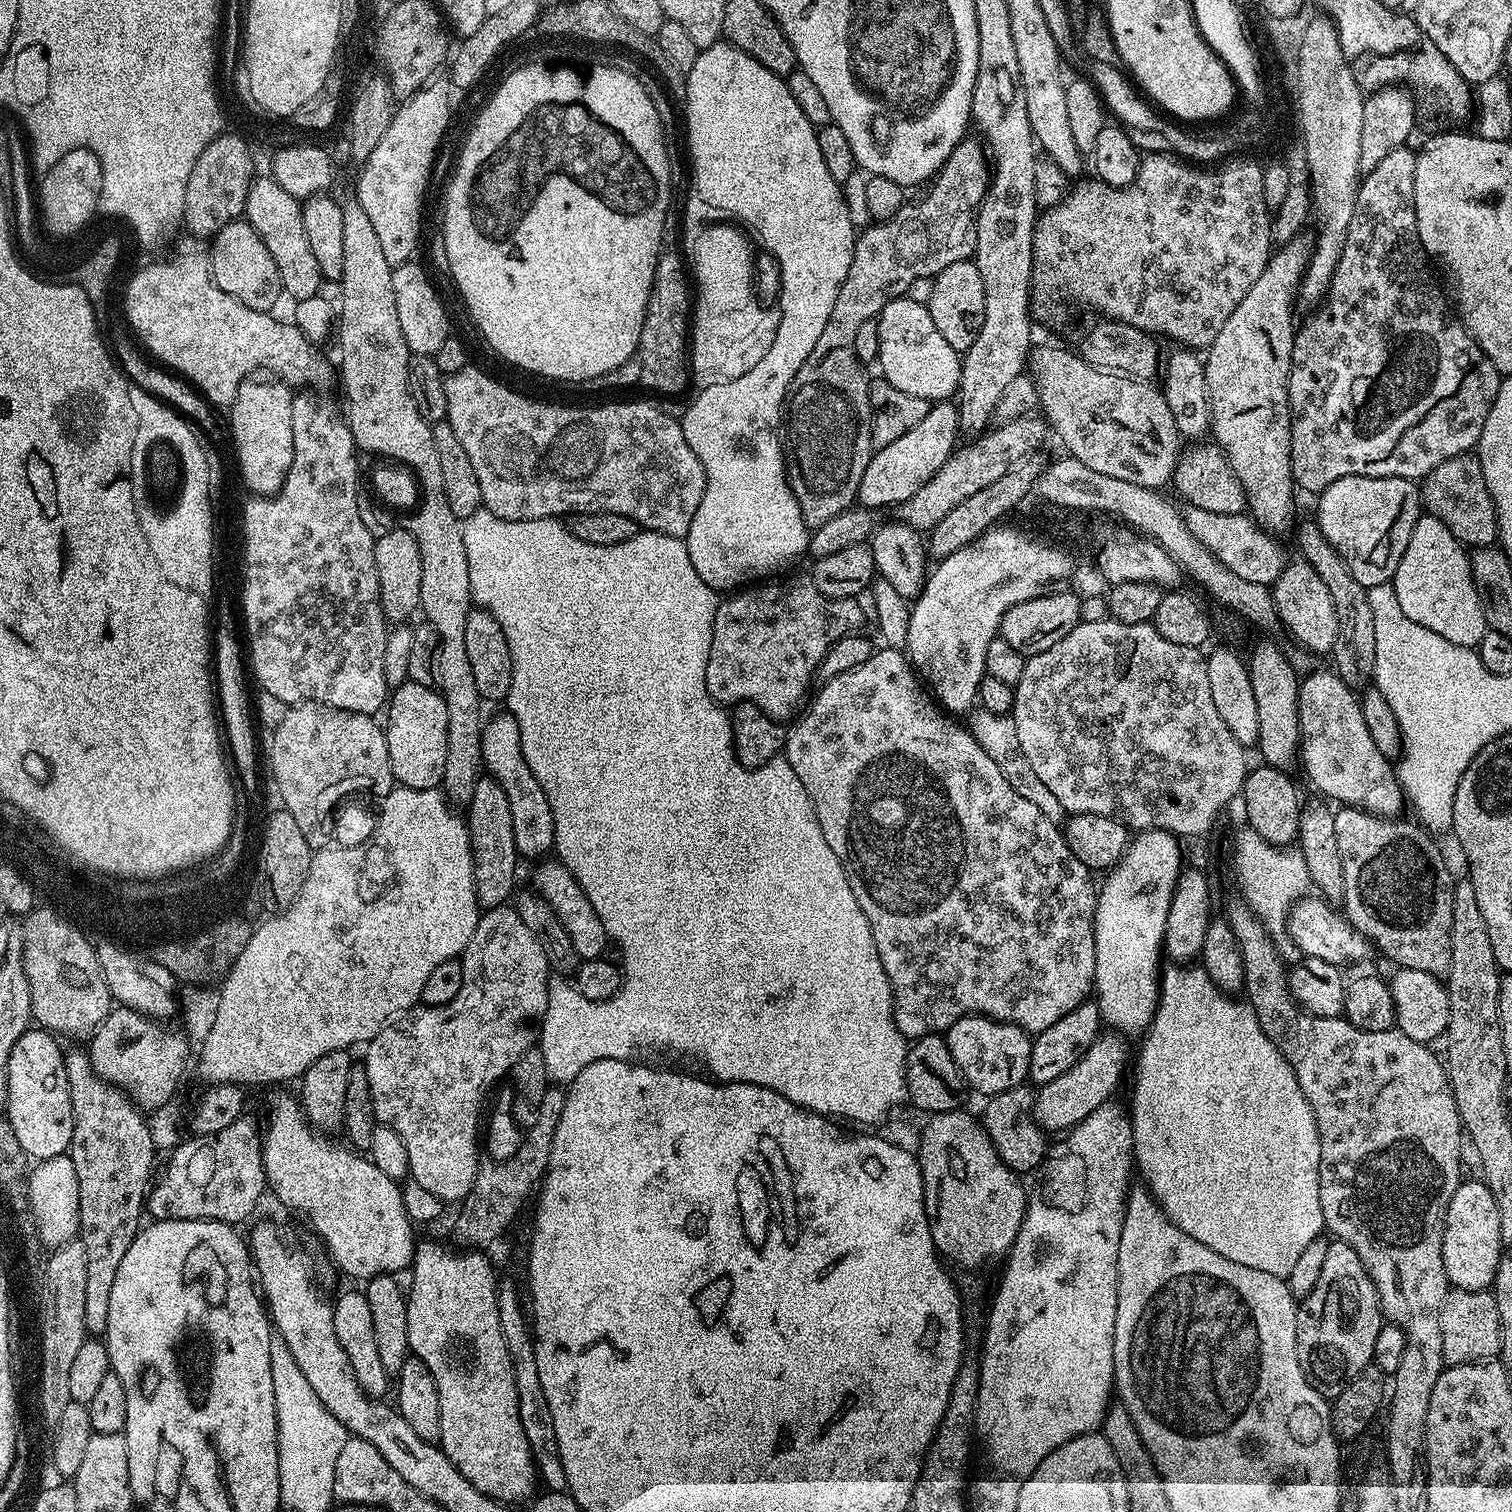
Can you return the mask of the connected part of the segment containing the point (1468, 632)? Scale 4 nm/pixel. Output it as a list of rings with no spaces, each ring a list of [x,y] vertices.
[[[1421,514],[1414,526],[1414,534],[1410,534],[1410,542],[1406,546],[1406,554],[1402,554],[1402,562],[1398,562],[1398,570],[1390,581],[1394,594],[1398,598],[1398,606],[1402,606],[1402,614],[1418,626],[1426,626],[1426,630],[1434,630],[1434,634],[1442,634],[1446,642],[1454,642],[1458,646],[1476,648],[1489,635],[1486,614],[1482,610],[1482,602],[1478,598],[1478,590],[1474,586],[1474,578],[1470,570],[1470,552],[1447,526],[1436,516]]]

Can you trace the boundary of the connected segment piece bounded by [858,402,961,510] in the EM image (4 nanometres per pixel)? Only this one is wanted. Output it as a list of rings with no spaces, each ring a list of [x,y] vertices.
[[[952,402],[933,403],[930,414],[898,438],[898,442],[890,442],[890,446],[873,451],[870,462],[866,466],[866,474],[862,474],[859,503],[865,508],[881,510],[906,502],[912,494],[918,494],[938,470],[952,456],[958,447],[956,436],[961,435],[960,414],[957,405]]]

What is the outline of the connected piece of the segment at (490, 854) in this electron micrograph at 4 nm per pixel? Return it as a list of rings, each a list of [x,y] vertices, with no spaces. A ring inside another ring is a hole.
[[[481,775],[478,786],[474,786],[474,798],[470,798],[466,806],[466,819],[474,862],[474,890],[480,907],[487,910],[500,904],[508,904],[518,888],[514,818],[510,818],[510,801],[506,799],[506,790],[502,790],[500,783],[491,776]]]

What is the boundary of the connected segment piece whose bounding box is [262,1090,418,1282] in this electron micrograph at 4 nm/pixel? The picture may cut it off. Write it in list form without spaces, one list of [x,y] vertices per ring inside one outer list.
[[[276,1090],[272,1097],[268,1100],[268,1128],[262,1132],[262,1166],[264,1167],[264,1178],[270,1192],[273,1192],[282,1203],[288,1208],[293,1208],[298,1215],[304,1216],[304,1220],[324,1239],[324,1244],[328,1247],[328,1252],[332,1255],[332,1260],[345,1272],[348,1276],[353,1276],[359,1282],[367,1282],[373,1276],[382,1276],[385,1274],[400,1274],[400,1271],[407,1269],[412,1263],[412,1255],[416,1252],[418,1243],[417,1237],[412,1237],[414,1225],[406,1214],[406,1206],[402,1202],[401,1185],[397,1181],[386,1178],[386,1174],[382,1174],[382,1170],[378,1170],[378,1166],[374,1166],[374,1162],[368,1159],[367,1155],[361,1154],[351,1147],[345,1146],[343,1143],[335,1144],[332,1138],[325,1133],[317,1130],[313,1125],[309,1124],[307,1118],[304,1117],[304,1109],[301,1108],[299,1099],[295,1095],[287,1096],[286,1093],[280,1092],[284,1090]]]

